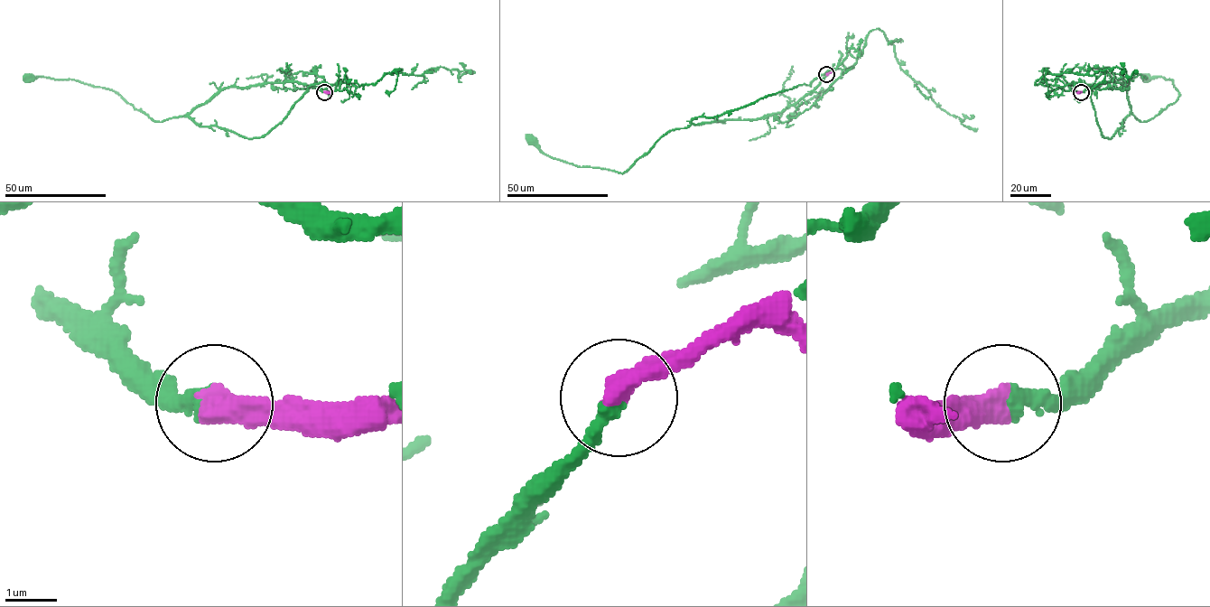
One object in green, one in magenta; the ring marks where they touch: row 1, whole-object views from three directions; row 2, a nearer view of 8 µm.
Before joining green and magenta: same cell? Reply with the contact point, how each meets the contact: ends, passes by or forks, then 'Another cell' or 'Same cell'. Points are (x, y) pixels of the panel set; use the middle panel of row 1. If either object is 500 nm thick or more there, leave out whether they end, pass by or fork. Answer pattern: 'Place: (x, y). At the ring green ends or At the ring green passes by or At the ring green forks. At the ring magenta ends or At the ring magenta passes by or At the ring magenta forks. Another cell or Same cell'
Place: (826, 74). At the ring green ends. At the ring magenta ends. Same cell

